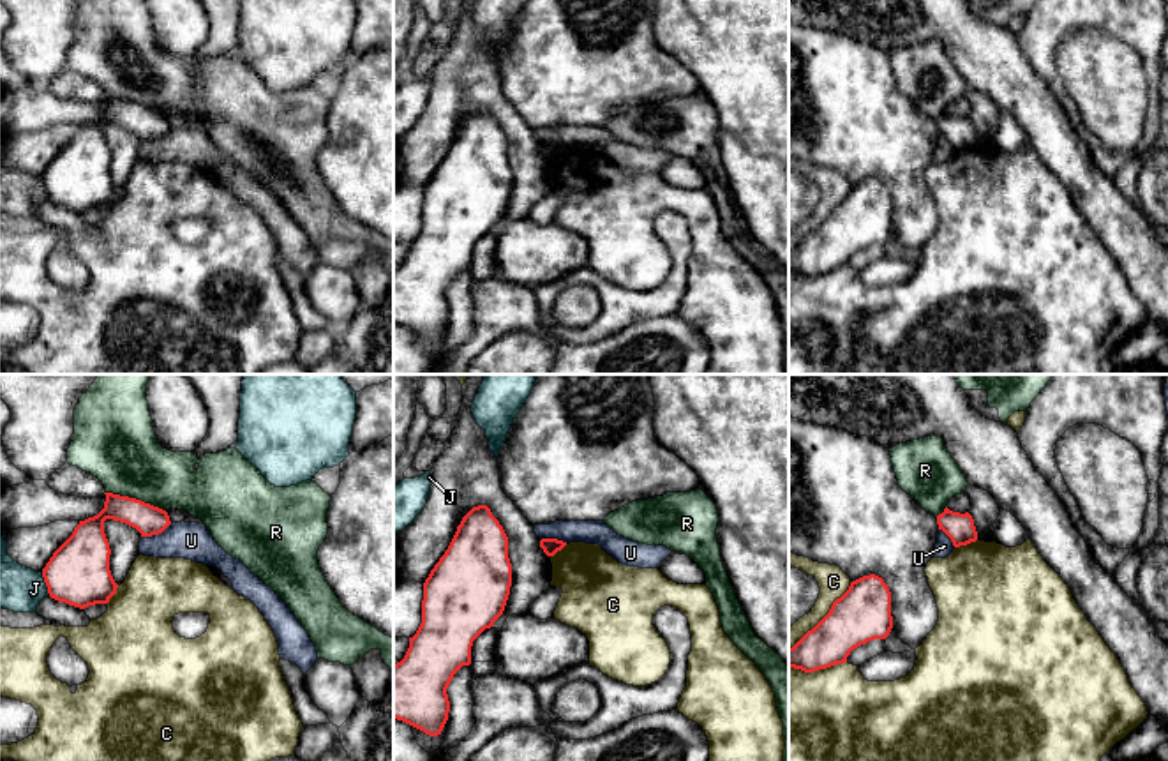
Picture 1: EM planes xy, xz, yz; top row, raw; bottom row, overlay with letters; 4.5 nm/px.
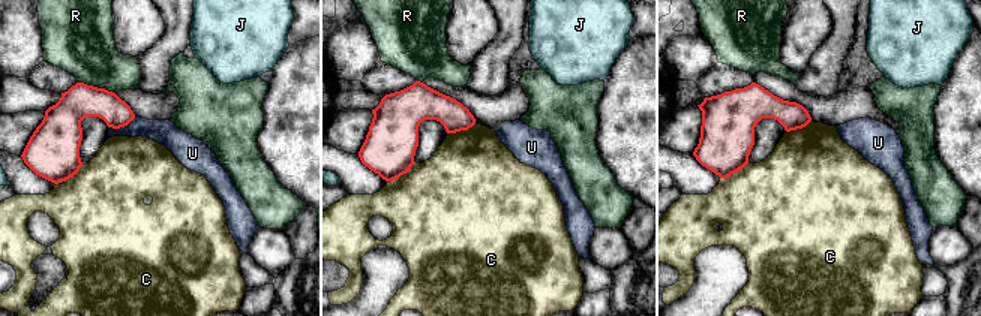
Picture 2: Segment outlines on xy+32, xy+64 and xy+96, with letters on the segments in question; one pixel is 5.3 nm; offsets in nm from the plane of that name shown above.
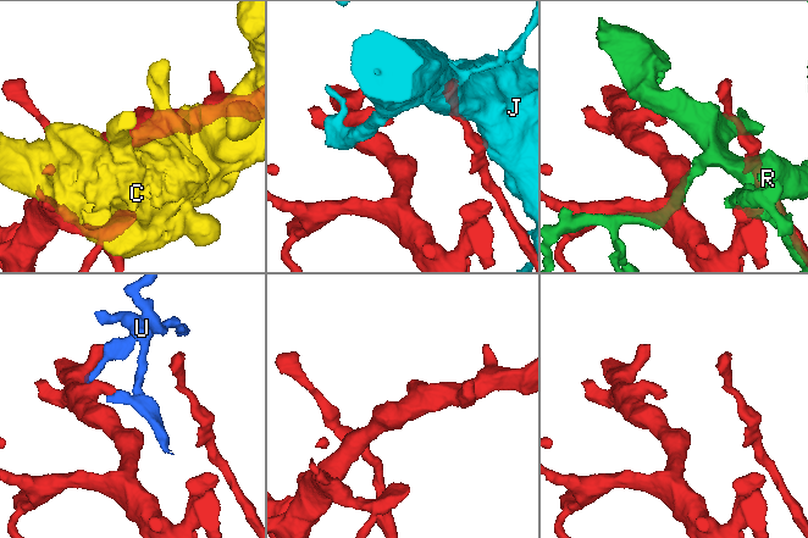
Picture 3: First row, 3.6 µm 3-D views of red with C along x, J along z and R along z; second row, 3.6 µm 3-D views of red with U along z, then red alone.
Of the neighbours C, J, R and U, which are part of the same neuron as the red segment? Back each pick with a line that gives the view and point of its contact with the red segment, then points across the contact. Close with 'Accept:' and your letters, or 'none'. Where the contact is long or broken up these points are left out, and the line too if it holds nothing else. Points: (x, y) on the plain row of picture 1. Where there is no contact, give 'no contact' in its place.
Accept: none

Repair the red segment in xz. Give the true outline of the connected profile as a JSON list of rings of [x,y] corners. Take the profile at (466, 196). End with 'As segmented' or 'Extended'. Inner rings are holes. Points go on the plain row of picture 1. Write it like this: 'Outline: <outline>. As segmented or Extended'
Outline: [[[487,109],[473,111],[457,131],[457,136],[423,187],[422,228],[404,263],[393,268],[393,323],[402,325],[429,341],[441,339],[450,316],[446,293],[453,279],[471,268],[473,245],[494,230],[503,219],[512,191],[512,168],[508,162],[508,141]]]. As segmented

